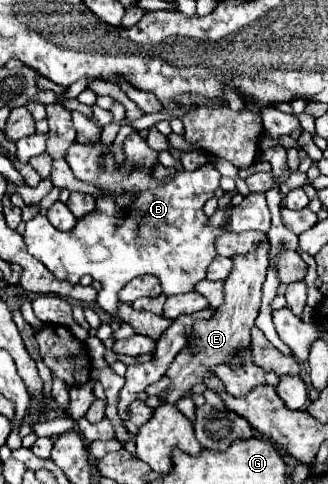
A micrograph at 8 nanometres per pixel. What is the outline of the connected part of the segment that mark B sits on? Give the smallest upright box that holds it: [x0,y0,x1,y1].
[23,133,271,313]

